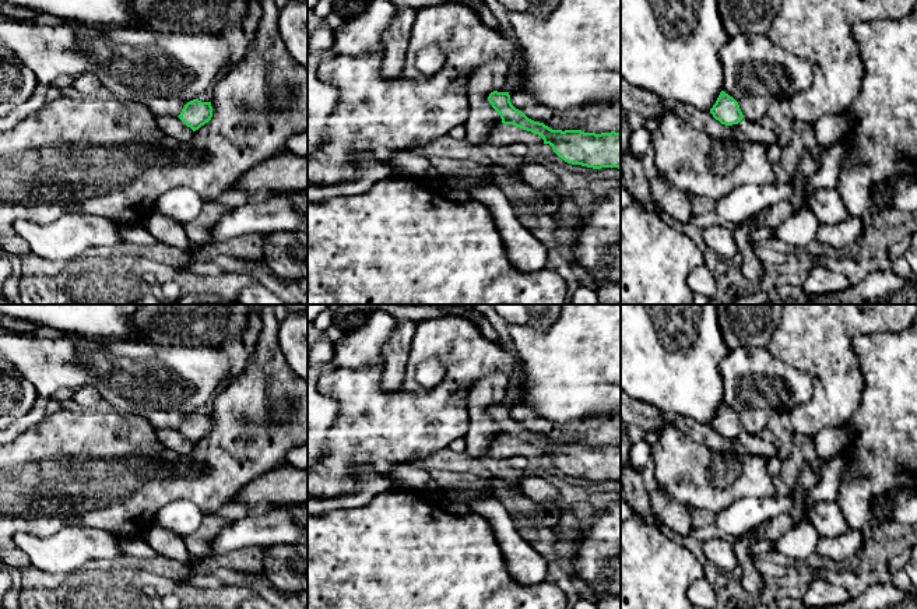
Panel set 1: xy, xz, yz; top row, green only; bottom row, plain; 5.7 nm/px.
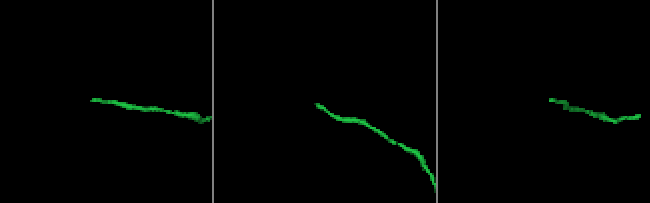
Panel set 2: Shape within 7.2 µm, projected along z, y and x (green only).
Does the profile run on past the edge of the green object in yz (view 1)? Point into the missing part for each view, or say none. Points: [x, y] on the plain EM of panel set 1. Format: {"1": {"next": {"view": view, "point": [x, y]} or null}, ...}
{"1": {"next": null}}

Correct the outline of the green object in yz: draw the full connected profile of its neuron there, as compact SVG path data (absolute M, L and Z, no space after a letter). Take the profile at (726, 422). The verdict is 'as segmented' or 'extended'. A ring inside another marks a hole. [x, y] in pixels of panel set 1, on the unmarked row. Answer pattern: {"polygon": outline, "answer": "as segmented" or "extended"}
{"polygon": "M724 404L720 405L710 426L716 433L725 439L738 437L744 432L738 415Z", "answer": "as segmented"}

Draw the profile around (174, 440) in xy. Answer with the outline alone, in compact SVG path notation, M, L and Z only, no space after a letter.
M158 429L157 430L158 443L171 451L187 455L193 451L194 444L187 440L179 430L172 429Z

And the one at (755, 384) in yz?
M765 346L728 351L720 363L723 404L732 409L749 434L759 436L769 418L811 401L811 379L773 358Z

